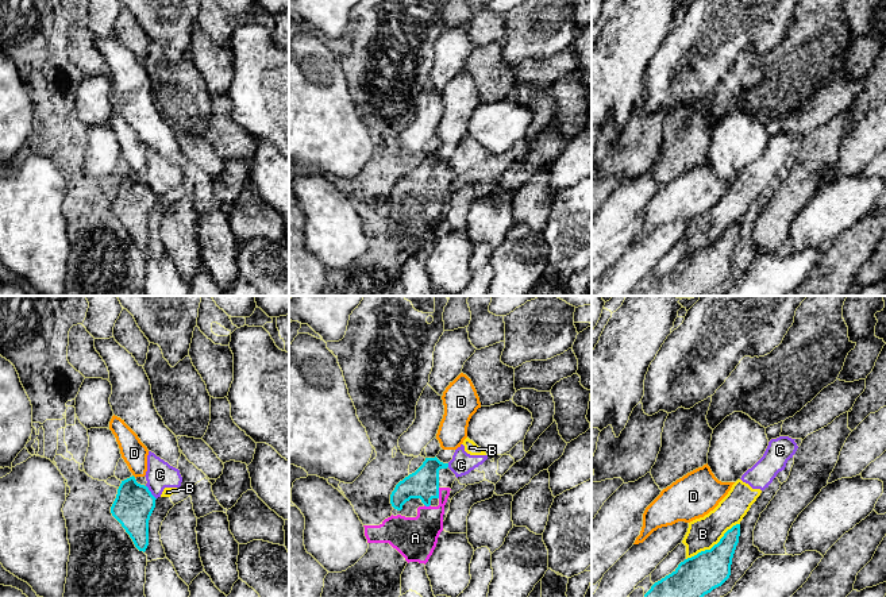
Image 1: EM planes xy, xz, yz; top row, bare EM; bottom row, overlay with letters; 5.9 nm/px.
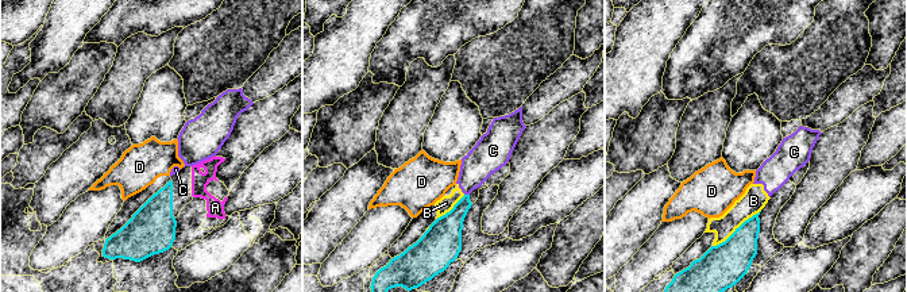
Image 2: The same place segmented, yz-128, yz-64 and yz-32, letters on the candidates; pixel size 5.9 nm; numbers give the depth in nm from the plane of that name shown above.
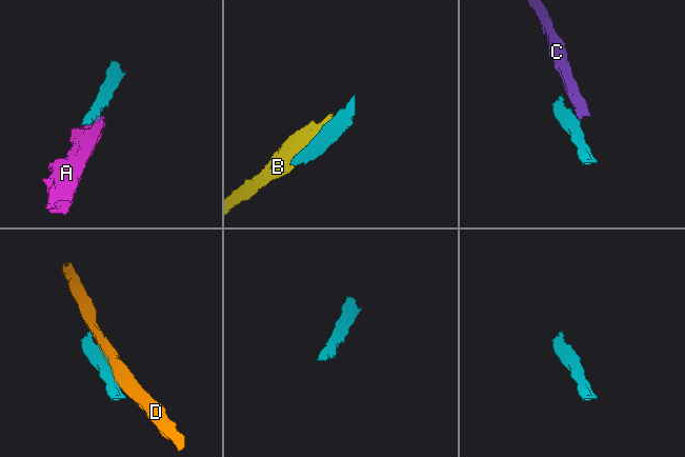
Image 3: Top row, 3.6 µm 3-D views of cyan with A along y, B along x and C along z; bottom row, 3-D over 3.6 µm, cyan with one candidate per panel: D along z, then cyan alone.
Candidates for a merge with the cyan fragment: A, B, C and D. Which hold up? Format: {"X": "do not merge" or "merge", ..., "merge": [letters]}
{"A": "merge", "B": "do not merge", "C": "do not merge", "D": "do not merge", "merge": ["A"]}

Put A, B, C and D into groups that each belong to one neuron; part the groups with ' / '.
A / B C / D

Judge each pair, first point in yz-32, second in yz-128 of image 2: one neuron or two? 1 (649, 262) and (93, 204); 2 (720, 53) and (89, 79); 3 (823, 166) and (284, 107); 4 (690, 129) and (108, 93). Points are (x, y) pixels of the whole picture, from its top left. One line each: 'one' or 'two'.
1: one
2: two
3: one
4: one

